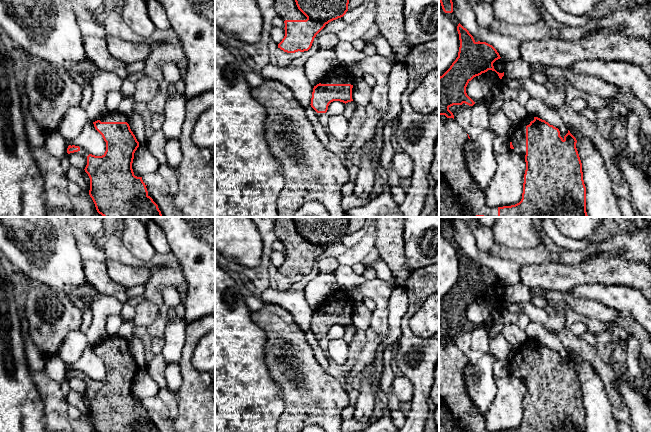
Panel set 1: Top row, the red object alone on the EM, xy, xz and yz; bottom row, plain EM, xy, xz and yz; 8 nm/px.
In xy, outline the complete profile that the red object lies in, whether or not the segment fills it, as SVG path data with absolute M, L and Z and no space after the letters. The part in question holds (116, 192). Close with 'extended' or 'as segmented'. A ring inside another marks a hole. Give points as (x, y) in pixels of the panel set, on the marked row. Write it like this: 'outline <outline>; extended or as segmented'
outline M118 111L107 113L93 124L106 142L105 153L102 156L89 154L84 169L90 178L89 195L97 212L103 217L163 217L158 205L148 195L142 177L134 175L132 163L139 142L130 129L129 116Z; extended

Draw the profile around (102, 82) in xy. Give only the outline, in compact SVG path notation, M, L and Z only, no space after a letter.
M89 59L72 67L71 74L73 76L78 76L81 73L91 76L90 86L93 90L93 96L86 112L89 121L95 122L107 114L107 94L110 91L120 92L124 79L113 72L100 69Z

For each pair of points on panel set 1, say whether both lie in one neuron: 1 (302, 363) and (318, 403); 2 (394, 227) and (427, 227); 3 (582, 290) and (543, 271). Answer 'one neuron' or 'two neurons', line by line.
1: one neuron
2: two neurons
3: two neurons

